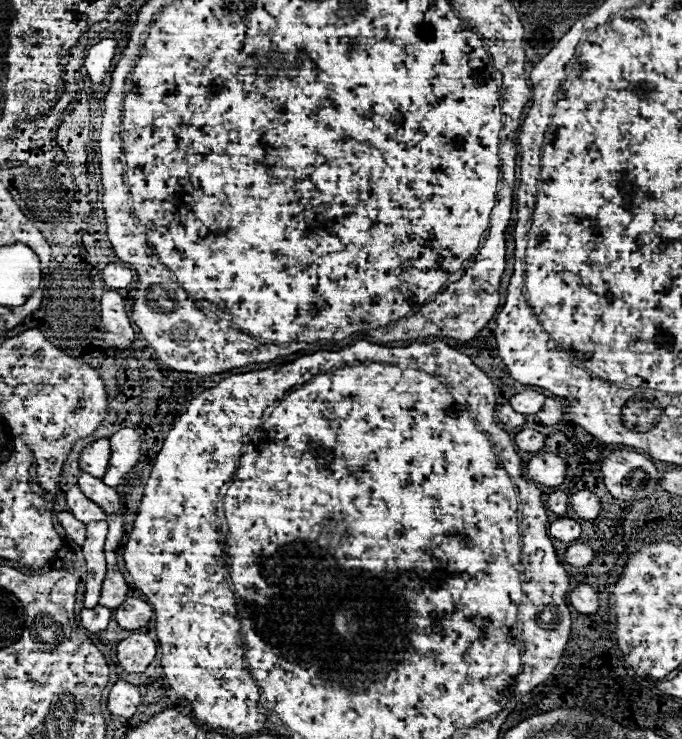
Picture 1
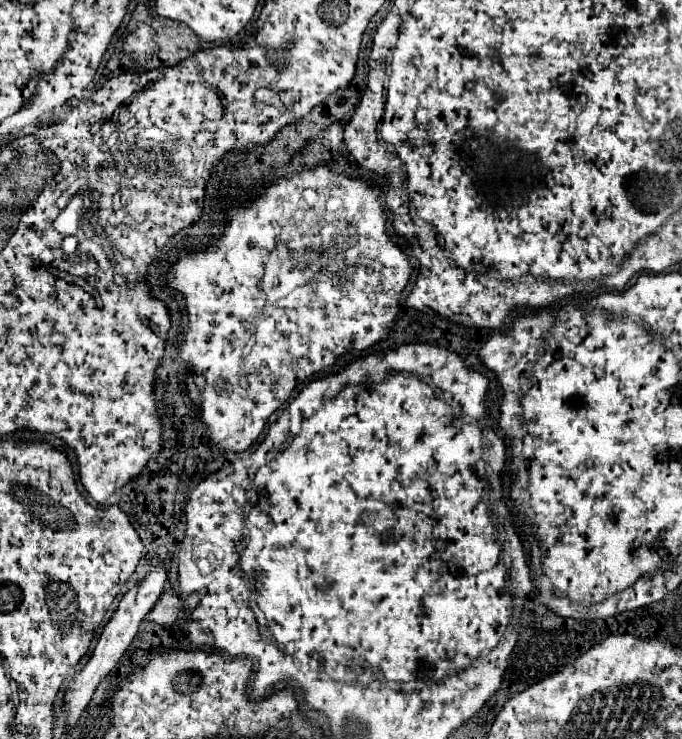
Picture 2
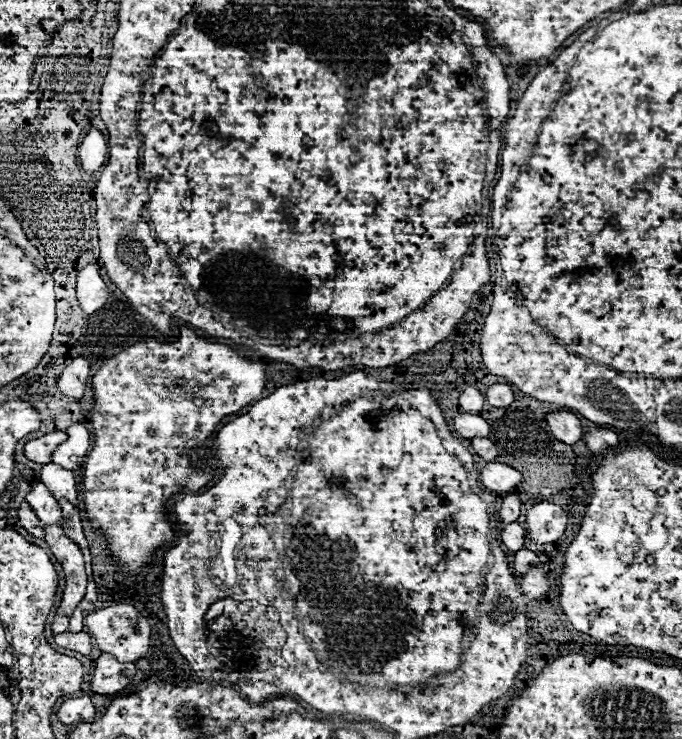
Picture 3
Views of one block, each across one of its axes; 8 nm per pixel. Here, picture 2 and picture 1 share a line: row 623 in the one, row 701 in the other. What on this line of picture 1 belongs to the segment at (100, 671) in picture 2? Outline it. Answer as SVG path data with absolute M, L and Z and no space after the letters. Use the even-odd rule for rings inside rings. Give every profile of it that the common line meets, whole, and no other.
M118 680L108 694L108 708L112 714L132 718L138 710L140 700L142 700L142 696L134 684L130 684L126 680Z

